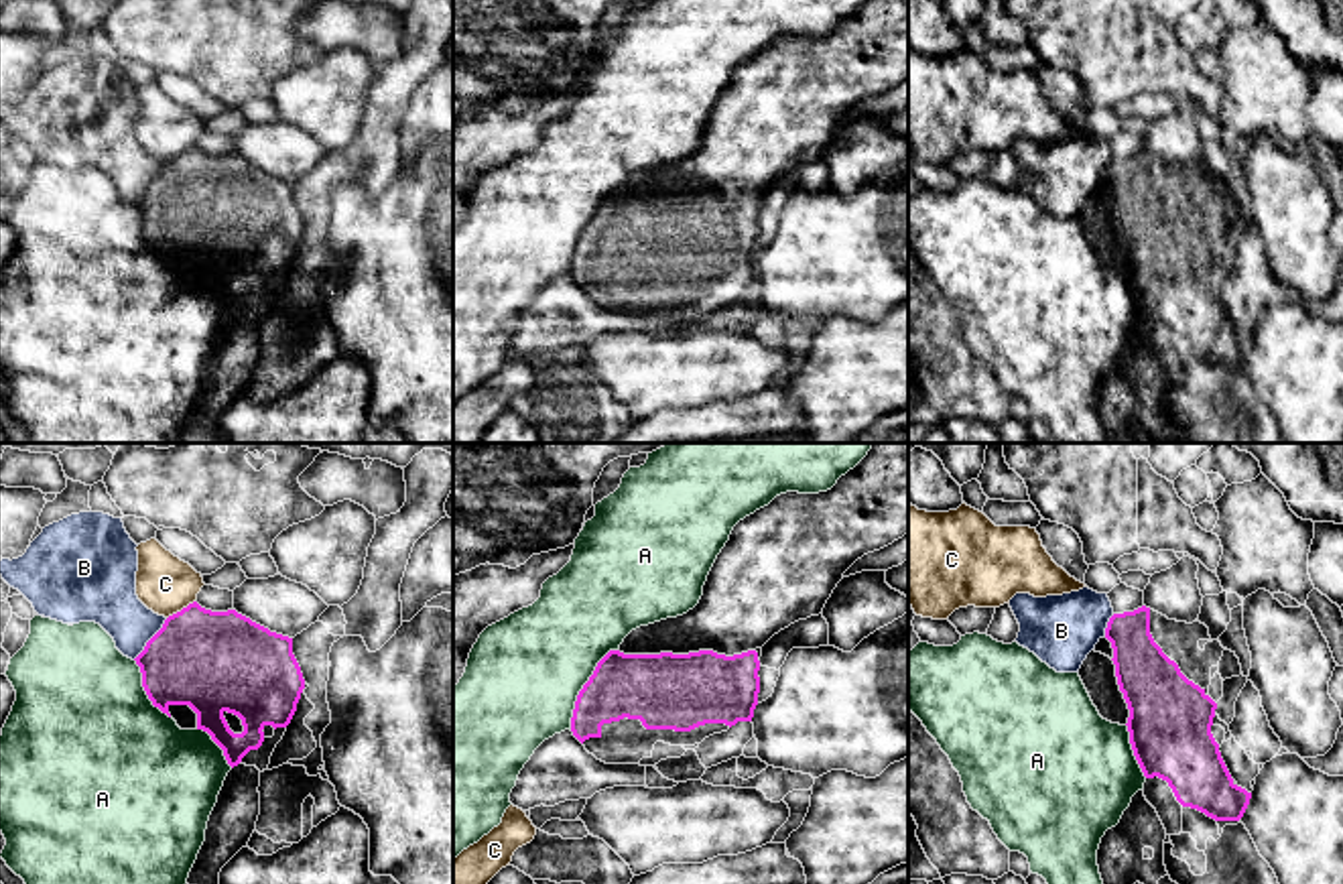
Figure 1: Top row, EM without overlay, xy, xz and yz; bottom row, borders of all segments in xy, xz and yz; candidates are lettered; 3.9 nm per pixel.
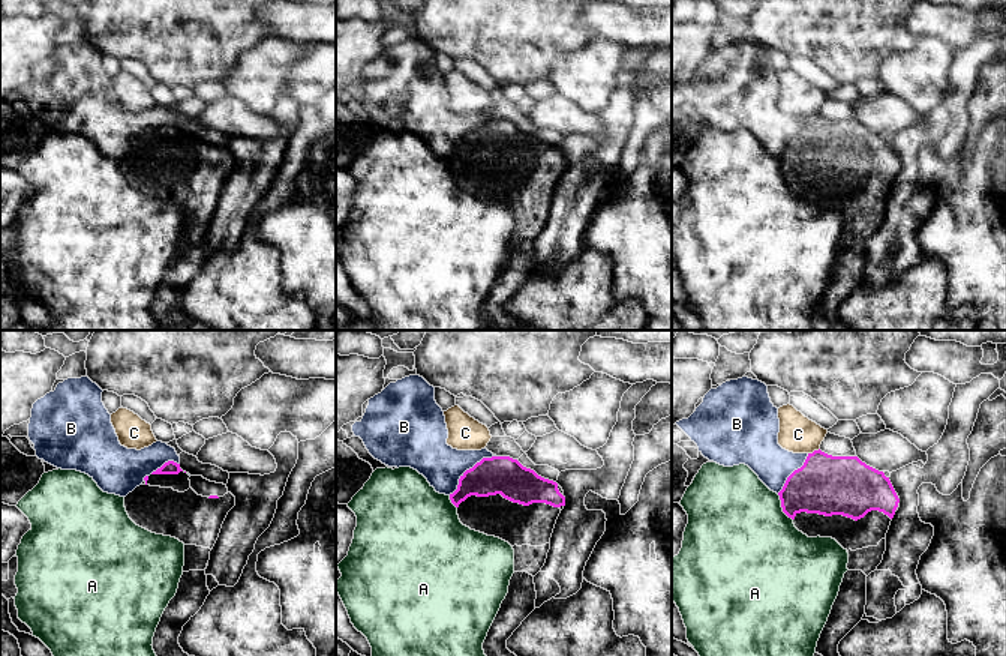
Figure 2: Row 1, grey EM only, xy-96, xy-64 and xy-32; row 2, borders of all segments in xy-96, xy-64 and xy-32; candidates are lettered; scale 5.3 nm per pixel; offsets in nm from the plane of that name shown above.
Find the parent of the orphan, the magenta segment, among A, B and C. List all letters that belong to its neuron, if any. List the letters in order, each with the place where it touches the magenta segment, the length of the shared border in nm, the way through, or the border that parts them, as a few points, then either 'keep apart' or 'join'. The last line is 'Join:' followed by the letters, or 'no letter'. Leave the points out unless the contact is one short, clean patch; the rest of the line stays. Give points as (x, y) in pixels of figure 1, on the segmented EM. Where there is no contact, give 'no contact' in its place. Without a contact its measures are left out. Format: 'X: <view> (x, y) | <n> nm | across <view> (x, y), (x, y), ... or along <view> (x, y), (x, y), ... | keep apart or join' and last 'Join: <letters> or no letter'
A: xz (584, 687) | 380 nm | keep apart
B: xy (151, 639) | 220 nm | keep apart
C: xy (181, 610) | 130 nm | along xy (194, 600), (167, 618) | keep apart
Join: no letter

